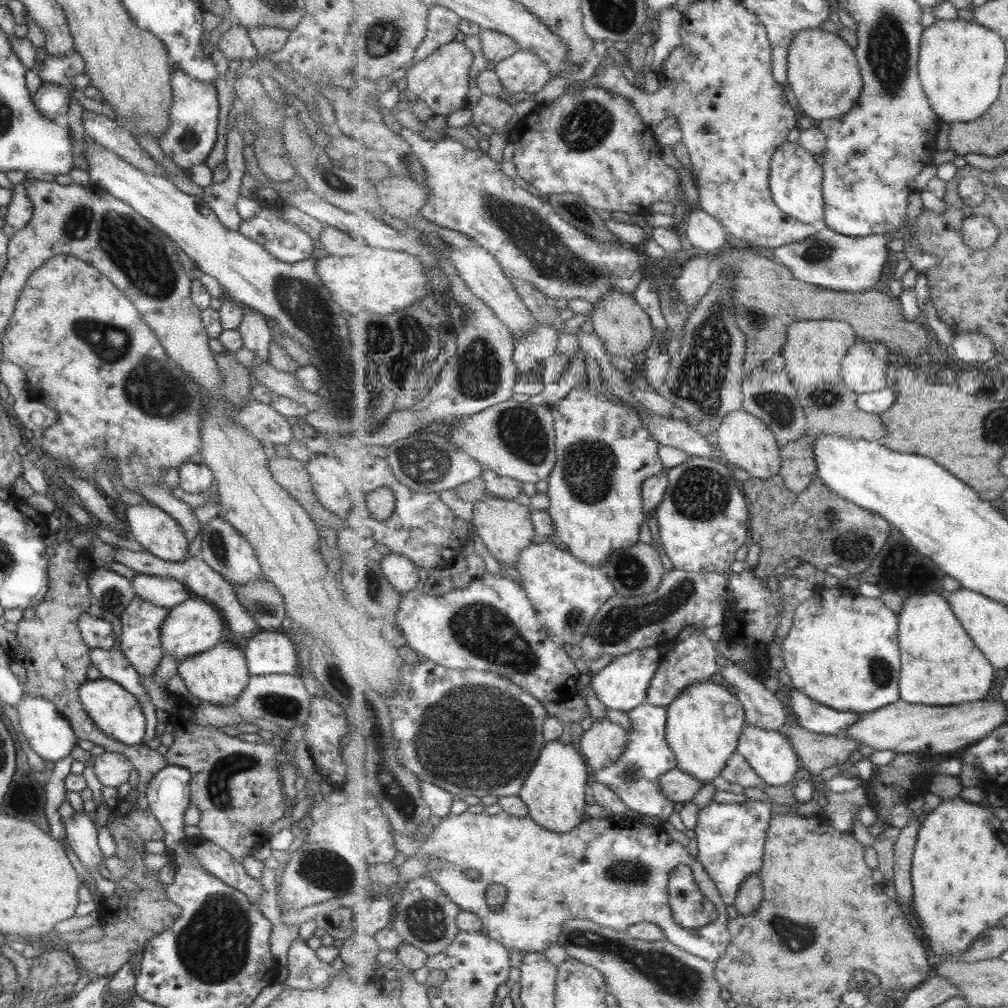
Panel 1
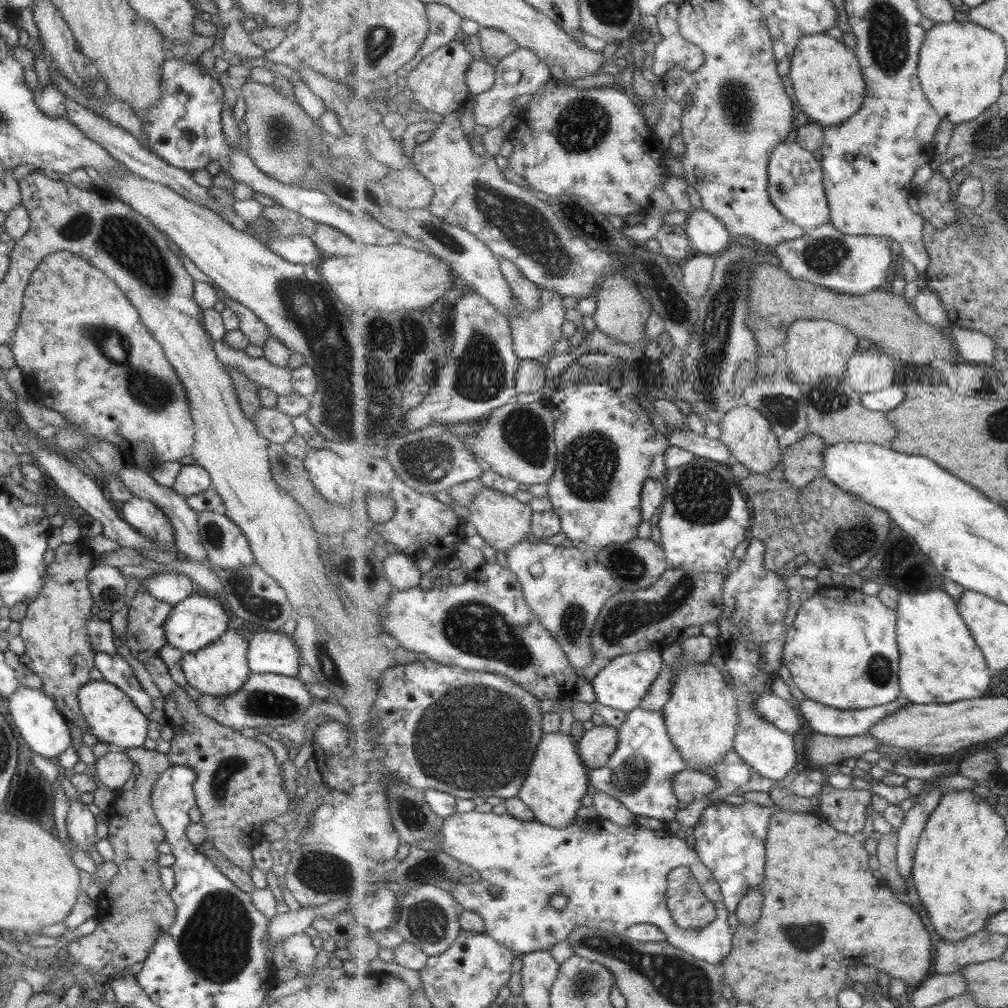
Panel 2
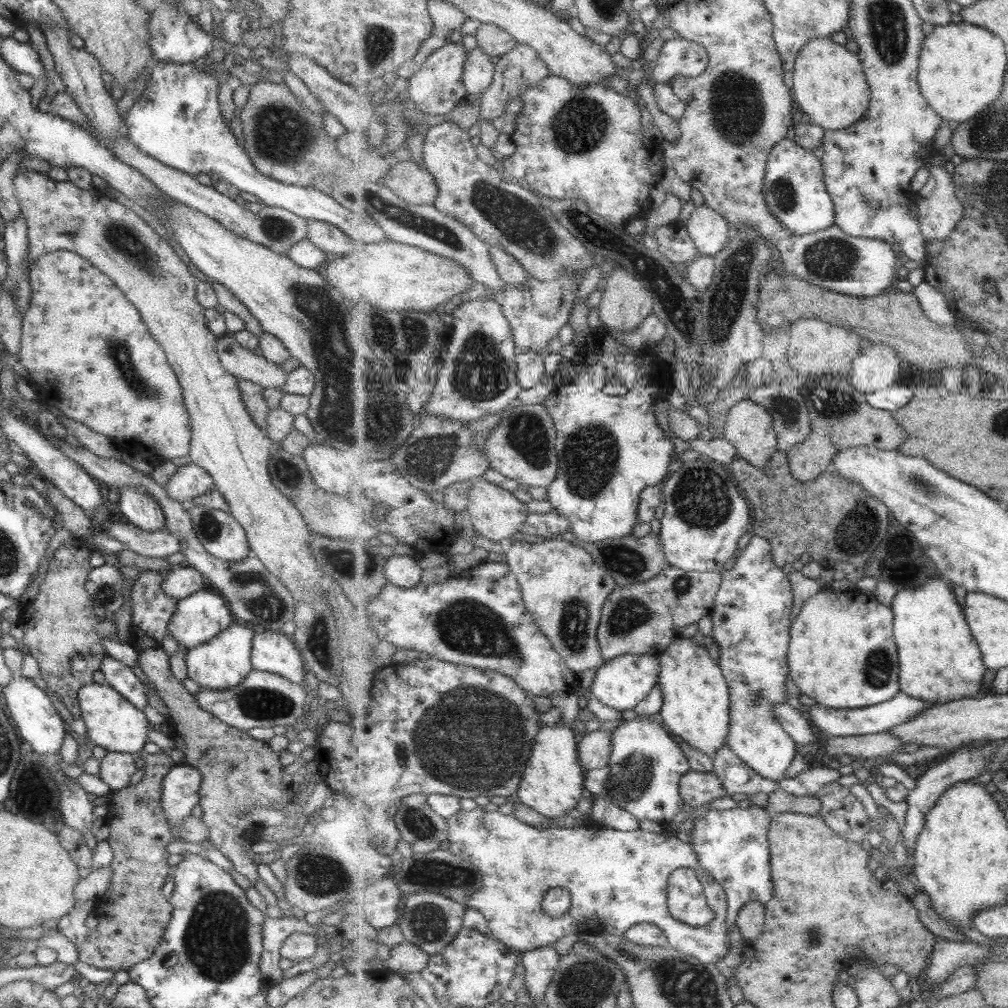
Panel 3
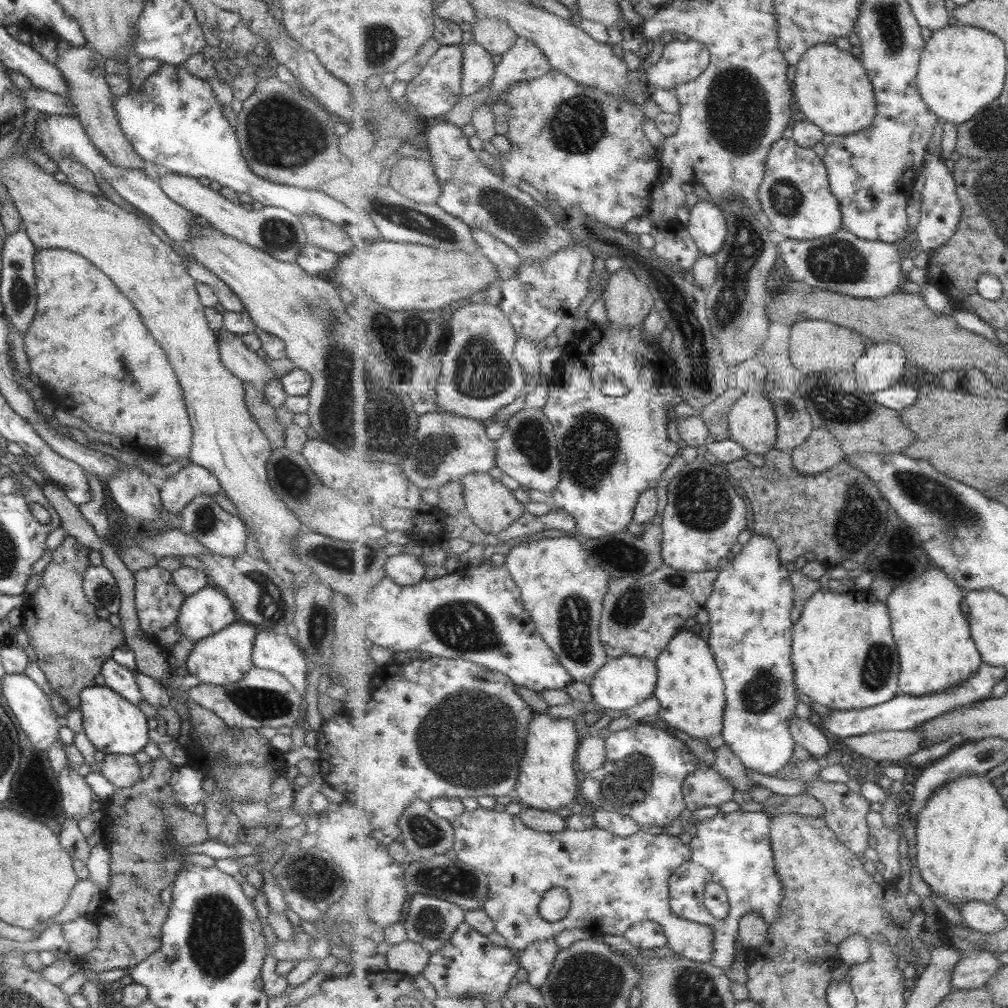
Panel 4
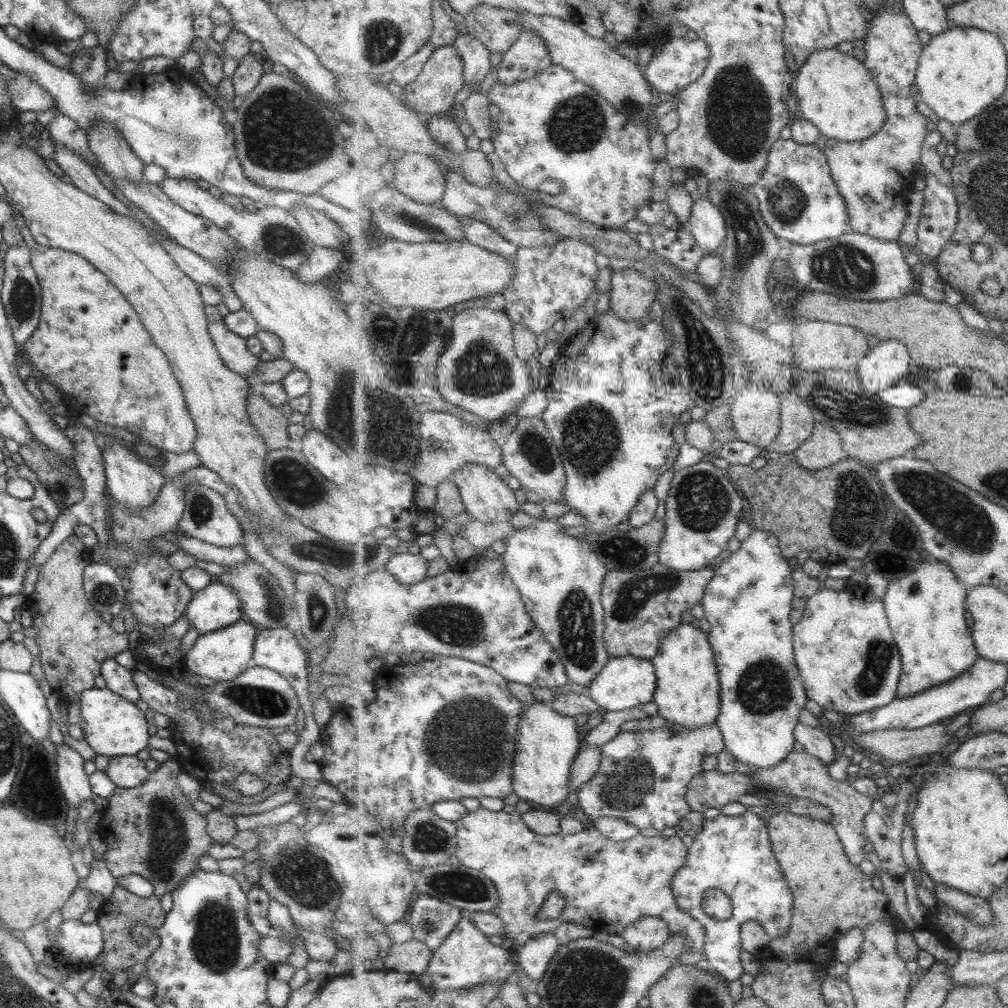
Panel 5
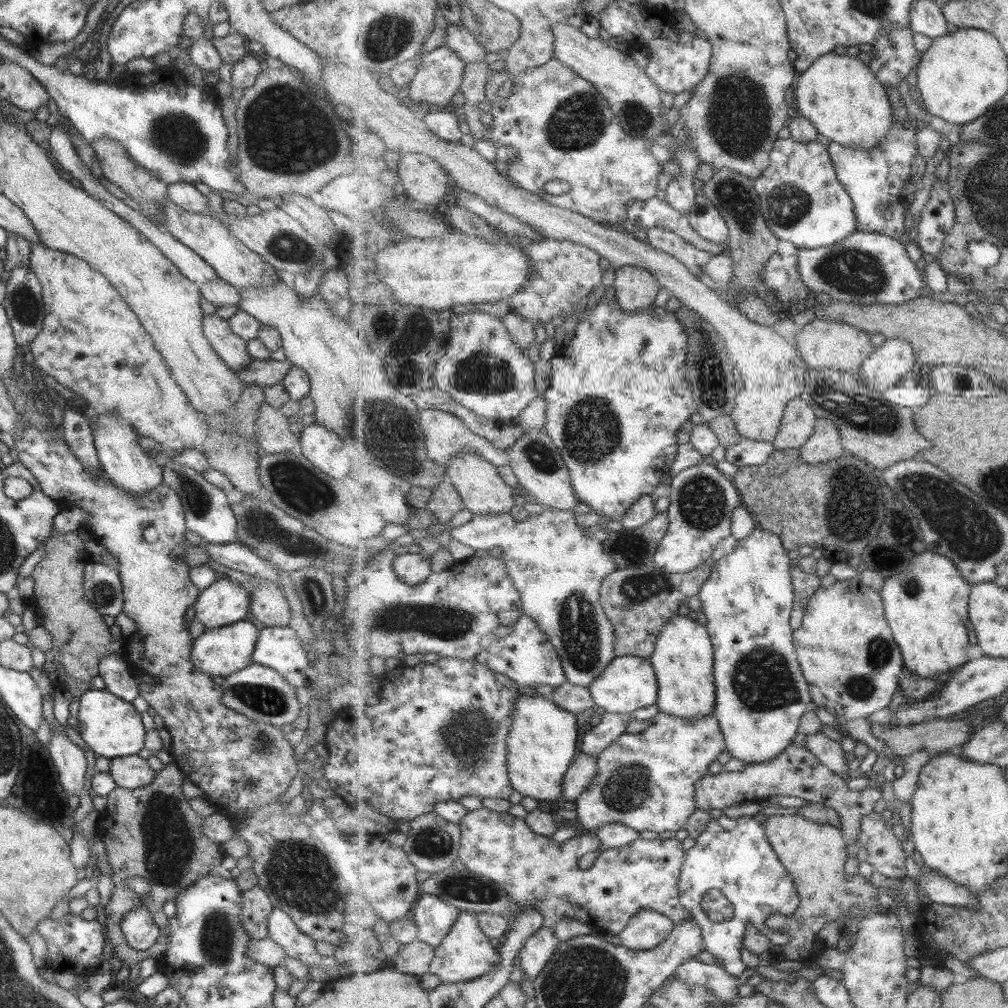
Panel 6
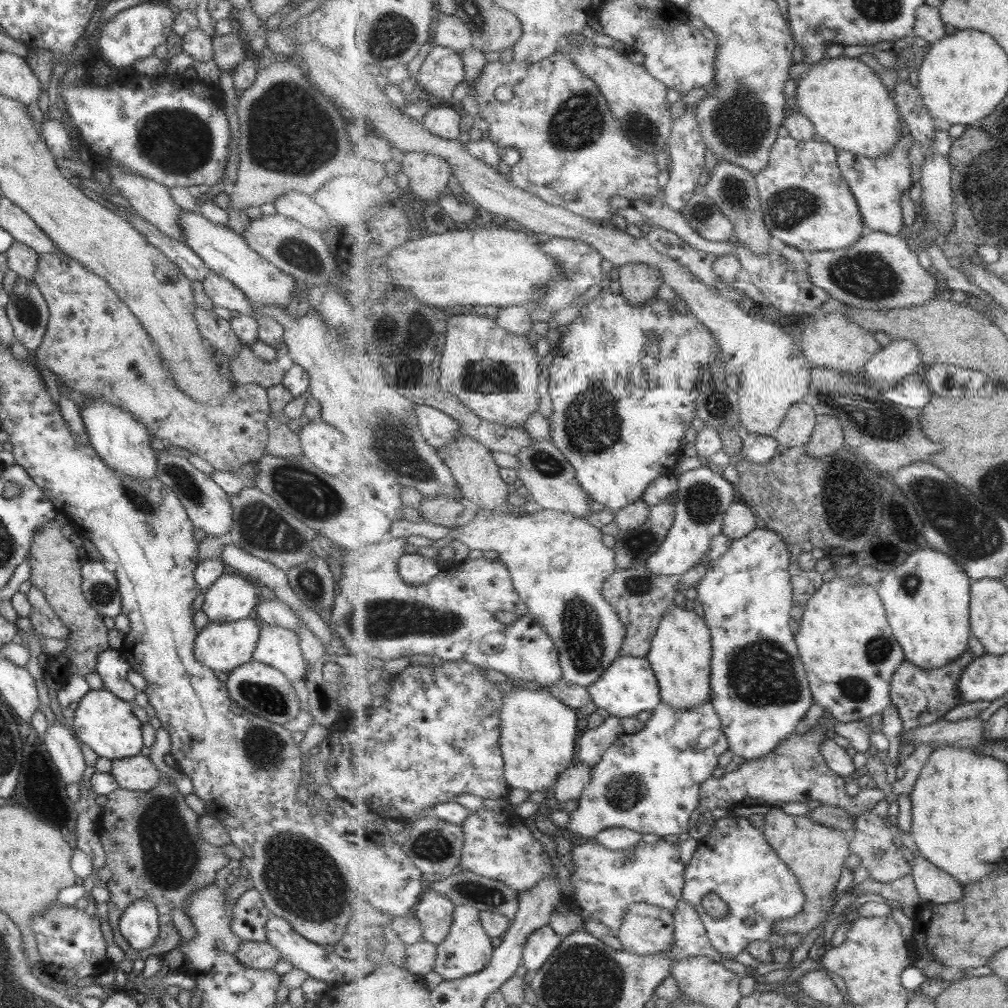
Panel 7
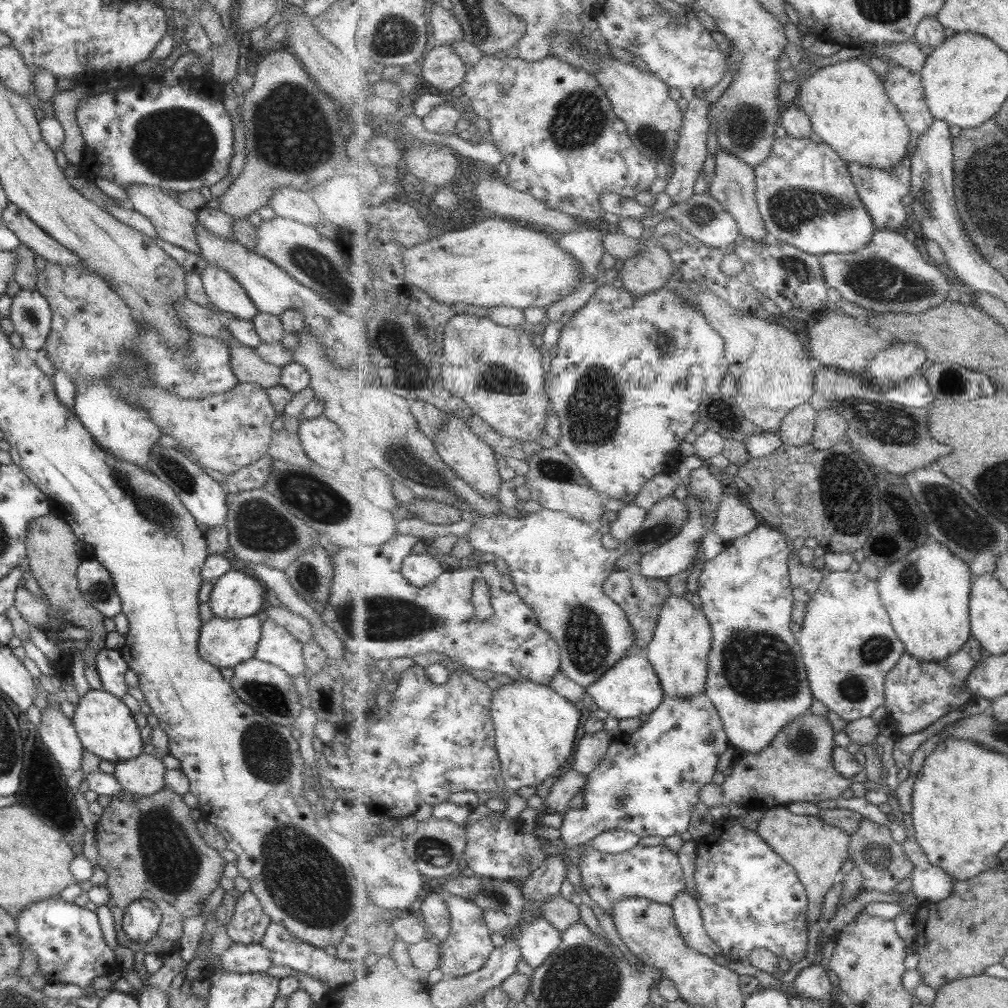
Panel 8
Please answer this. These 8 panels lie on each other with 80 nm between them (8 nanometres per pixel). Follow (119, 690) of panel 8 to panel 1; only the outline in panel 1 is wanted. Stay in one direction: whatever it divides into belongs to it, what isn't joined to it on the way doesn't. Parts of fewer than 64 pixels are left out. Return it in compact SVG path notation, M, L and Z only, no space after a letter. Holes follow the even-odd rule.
M92 648L88 650L88 657L93 668L100 672L100 676L114 683L120 684L127 692L136 696L141 710L143 711L146 728L144 730L141 745L154 739L155 707L151 705L149 696L138 680L139 674L133 670L133 667L126 661L120 650L115 648Z

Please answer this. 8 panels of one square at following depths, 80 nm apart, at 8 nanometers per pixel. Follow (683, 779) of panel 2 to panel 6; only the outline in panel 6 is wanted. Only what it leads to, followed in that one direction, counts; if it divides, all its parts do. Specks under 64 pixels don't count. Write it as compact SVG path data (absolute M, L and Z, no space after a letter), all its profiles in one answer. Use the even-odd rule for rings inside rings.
M788 746L777 758L769 763L746 765L741 772L721 770L717 774L706 774L700 781L696 782L695 802L701 810L716 808L723 810L727 806L744 802L756 802L766 800L771 796L798 796L809 803L821 803L834 808L841 818L841 826L844 837L848 842L848 862L846 871L848 877L859 873L857 861L857 849L859 848L858 838L862 833L862 821L864 816L875 810L877 800L884 798L879 786L872 784L863 791L851 790L847 786L847 777L833 772L826 764L823 764L815 754L806 746Z

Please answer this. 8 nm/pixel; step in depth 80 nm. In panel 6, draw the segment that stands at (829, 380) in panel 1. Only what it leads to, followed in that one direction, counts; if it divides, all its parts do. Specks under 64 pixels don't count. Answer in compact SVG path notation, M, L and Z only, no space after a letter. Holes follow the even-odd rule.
M813 319L795 335L801 356L811 368L835 368L835 370L857 370L871 353L875 346L871 344L870 333L851 324L836 320Z

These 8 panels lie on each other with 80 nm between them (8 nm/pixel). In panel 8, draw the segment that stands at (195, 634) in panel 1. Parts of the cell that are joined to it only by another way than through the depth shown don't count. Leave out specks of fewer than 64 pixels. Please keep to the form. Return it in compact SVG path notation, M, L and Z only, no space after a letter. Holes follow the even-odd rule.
M229 570L212 583L207 605L215 618L259 615L265 607L264 591L263 585L253 576Z

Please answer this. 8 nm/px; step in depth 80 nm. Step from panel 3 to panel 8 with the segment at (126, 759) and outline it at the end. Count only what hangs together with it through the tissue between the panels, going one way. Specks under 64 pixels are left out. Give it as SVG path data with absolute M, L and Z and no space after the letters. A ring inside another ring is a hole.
M142 755L140 759L115 763L112 775L127 794L149 796L164 785L165 770L160 760Z

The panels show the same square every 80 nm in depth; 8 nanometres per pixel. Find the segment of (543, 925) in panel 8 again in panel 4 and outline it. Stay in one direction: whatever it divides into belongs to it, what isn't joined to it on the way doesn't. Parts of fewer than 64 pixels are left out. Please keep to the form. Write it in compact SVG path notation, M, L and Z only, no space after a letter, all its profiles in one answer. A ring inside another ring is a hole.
M552 939L539 941L518 953L520 966L528 971L528 981L535 989L541 990L547 983L560 950L556 940Z

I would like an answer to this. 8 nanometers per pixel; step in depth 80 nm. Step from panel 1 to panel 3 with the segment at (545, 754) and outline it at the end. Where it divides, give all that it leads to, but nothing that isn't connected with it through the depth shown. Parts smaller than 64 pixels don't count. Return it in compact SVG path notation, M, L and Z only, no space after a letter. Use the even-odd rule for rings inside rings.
M563 722L555 725L542 724L536 743L533 744L529 765L516 792L518 800L547 818L559 818L573 810L583 798L583 792L586 792L586 776L583 776L583 767L579 766L580 756L577 756L577 752L577 738L570 727L563 725Z

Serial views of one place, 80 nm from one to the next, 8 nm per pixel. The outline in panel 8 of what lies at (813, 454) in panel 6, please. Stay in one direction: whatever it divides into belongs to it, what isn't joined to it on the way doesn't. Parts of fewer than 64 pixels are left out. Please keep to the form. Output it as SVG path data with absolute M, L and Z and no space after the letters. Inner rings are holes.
M821 410L816 420L817 426L812 445L821 450L837 446L847 436L848 422L836 410Z

